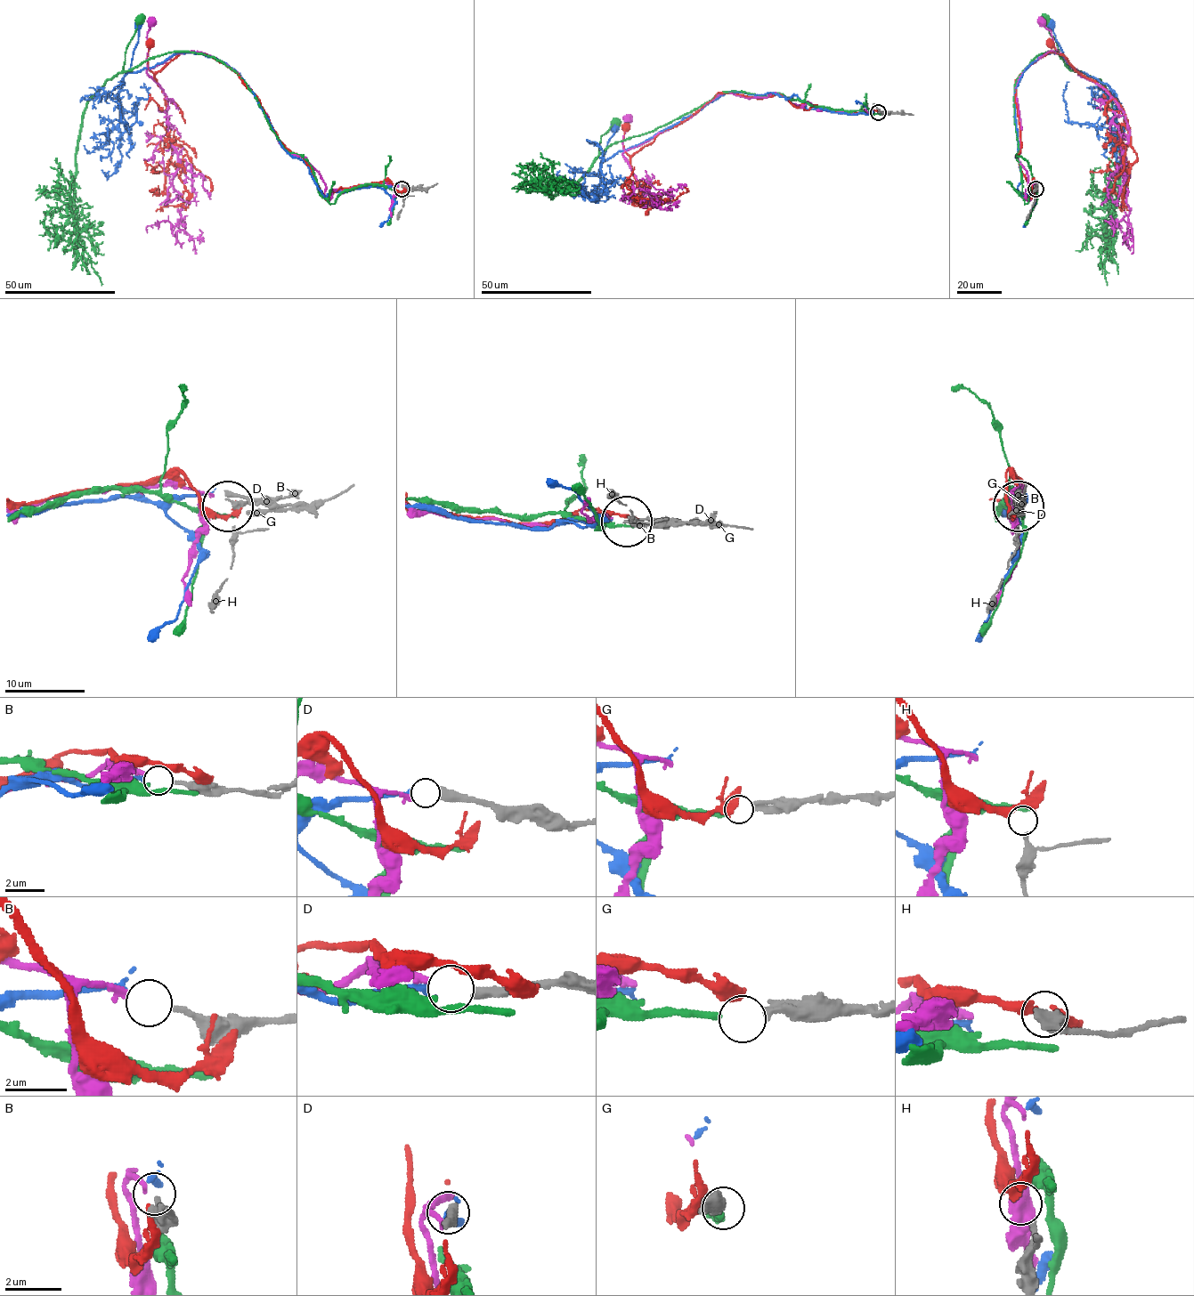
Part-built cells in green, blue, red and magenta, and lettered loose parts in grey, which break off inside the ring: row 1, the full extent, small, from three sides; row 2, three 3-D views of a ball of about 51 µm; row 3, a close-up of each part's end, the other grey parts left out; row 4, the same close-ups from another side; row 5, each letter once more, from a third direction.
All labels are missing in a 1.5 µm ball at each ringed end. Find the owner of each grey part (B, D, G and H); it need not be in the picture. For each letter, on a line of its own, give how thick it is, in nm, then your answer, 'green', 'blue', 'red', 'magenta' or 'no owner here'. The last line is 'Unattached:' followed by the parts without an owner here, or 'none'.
B: 170 nm | magenta
D: 400 nm | blue
G: 320 nm | green
H: 160 nm | red
Unattached: none

